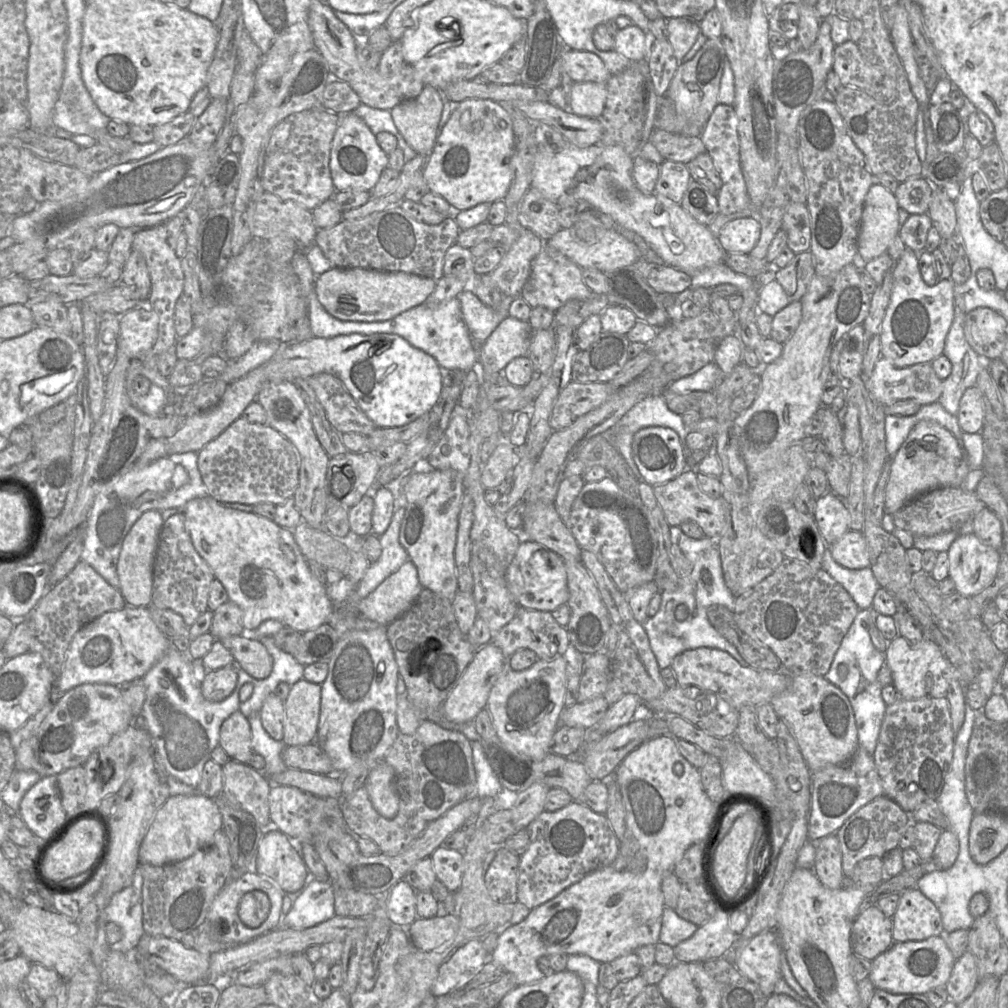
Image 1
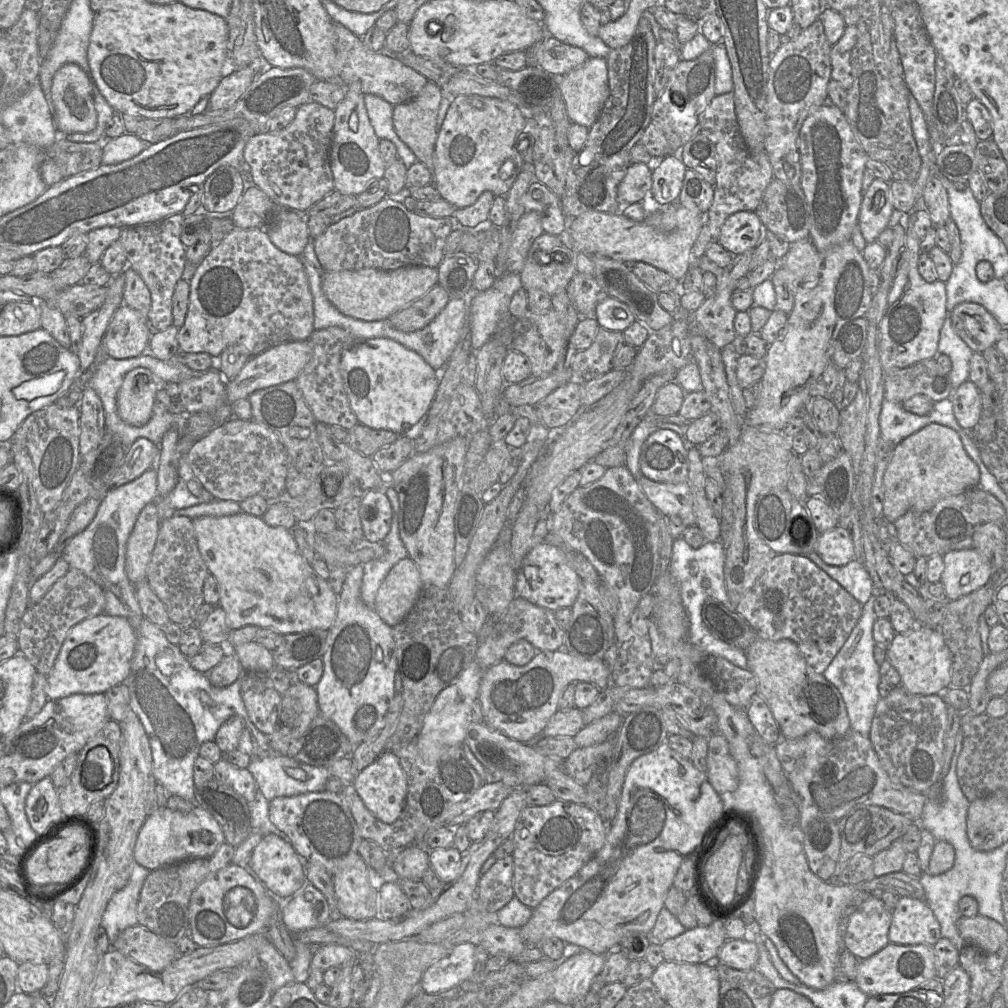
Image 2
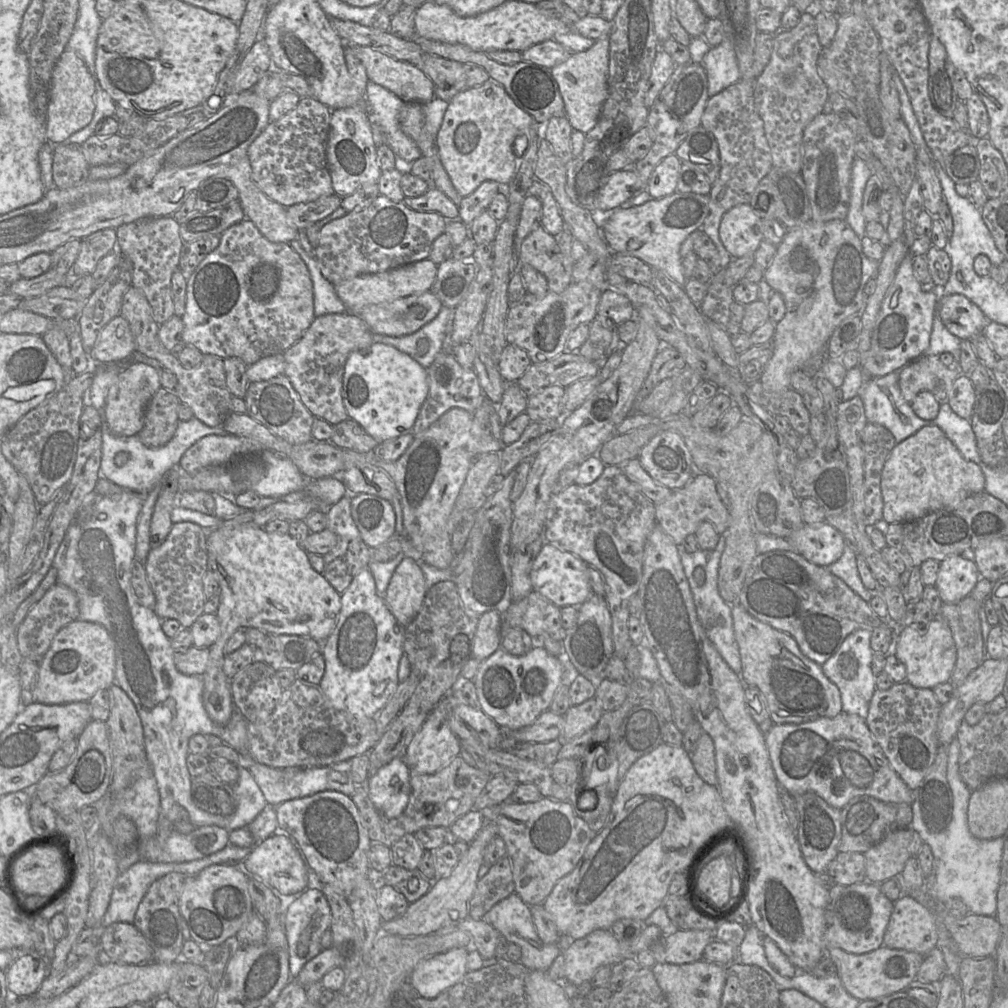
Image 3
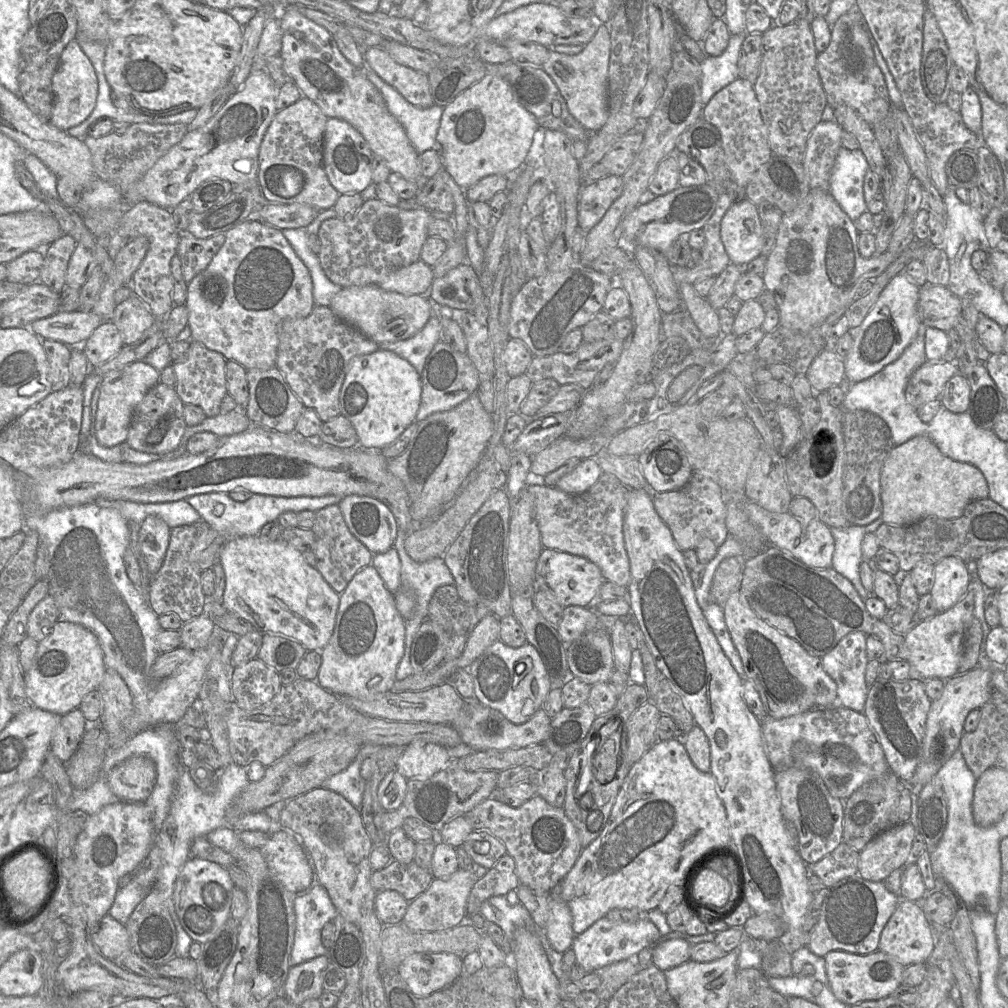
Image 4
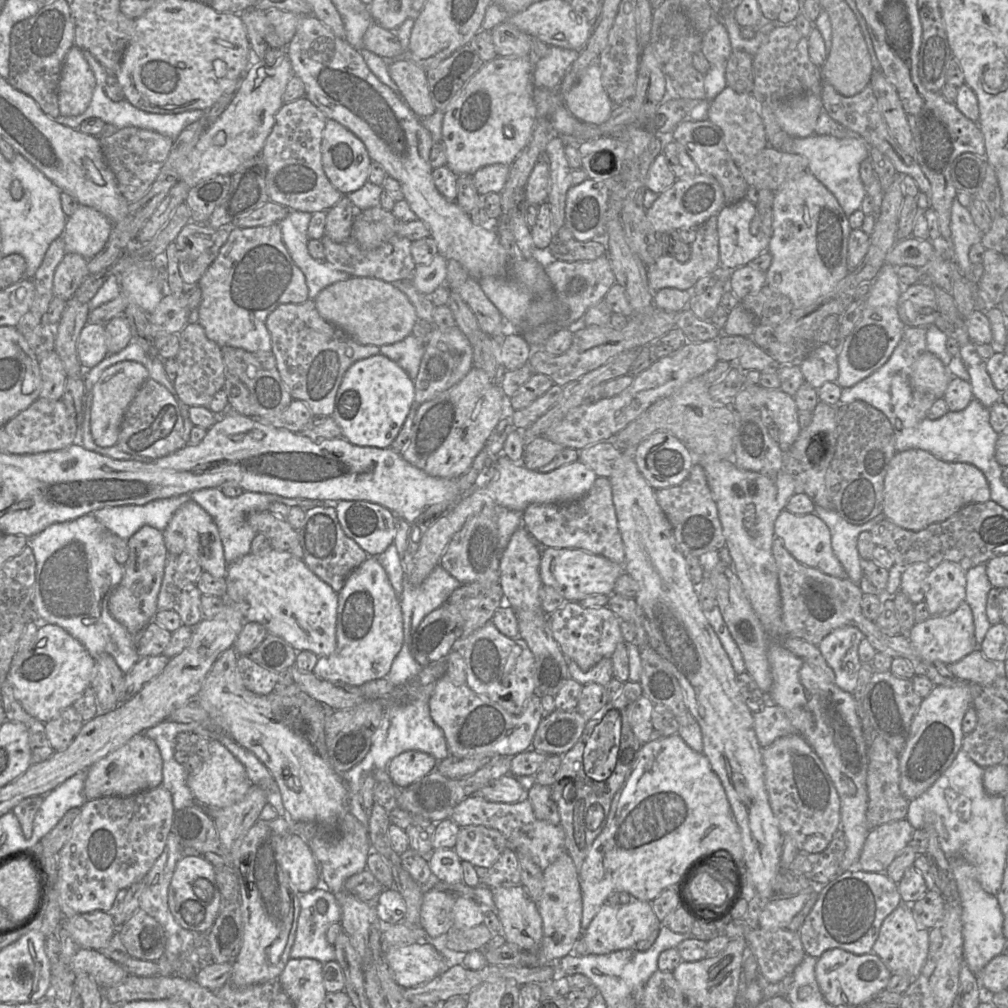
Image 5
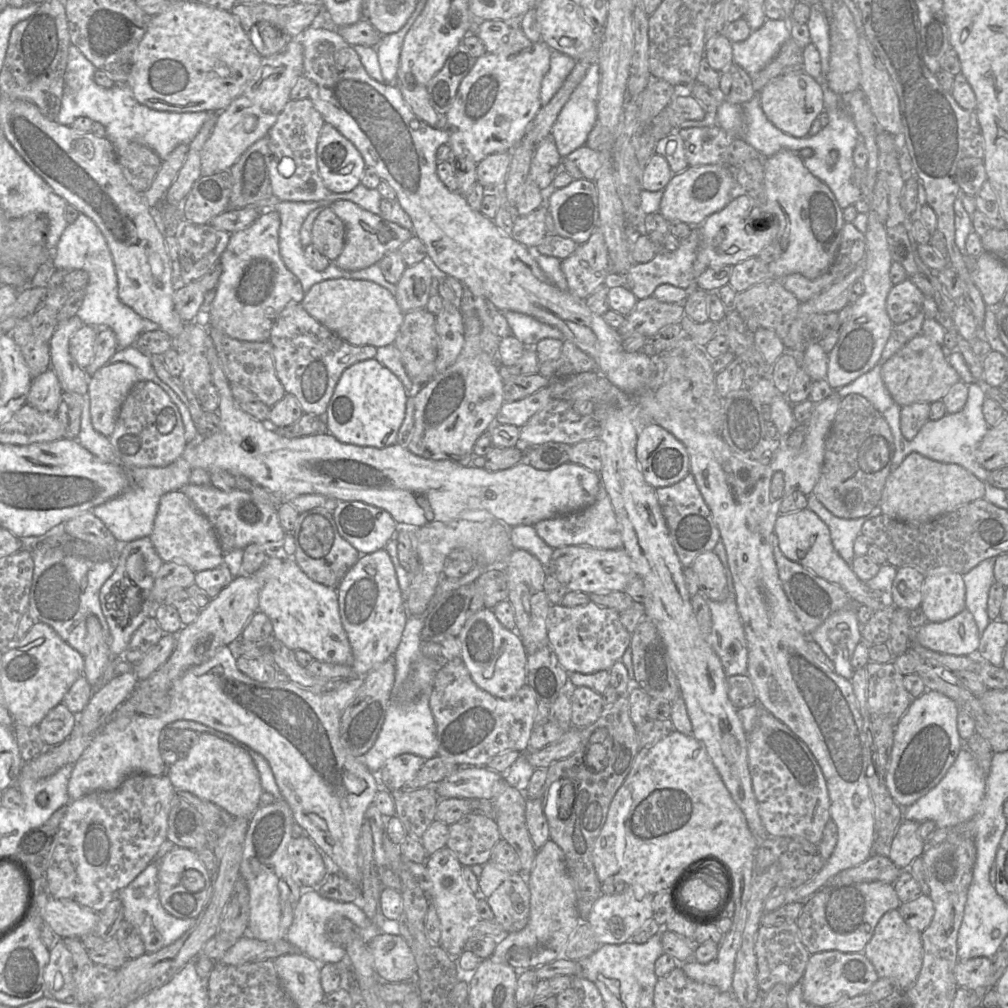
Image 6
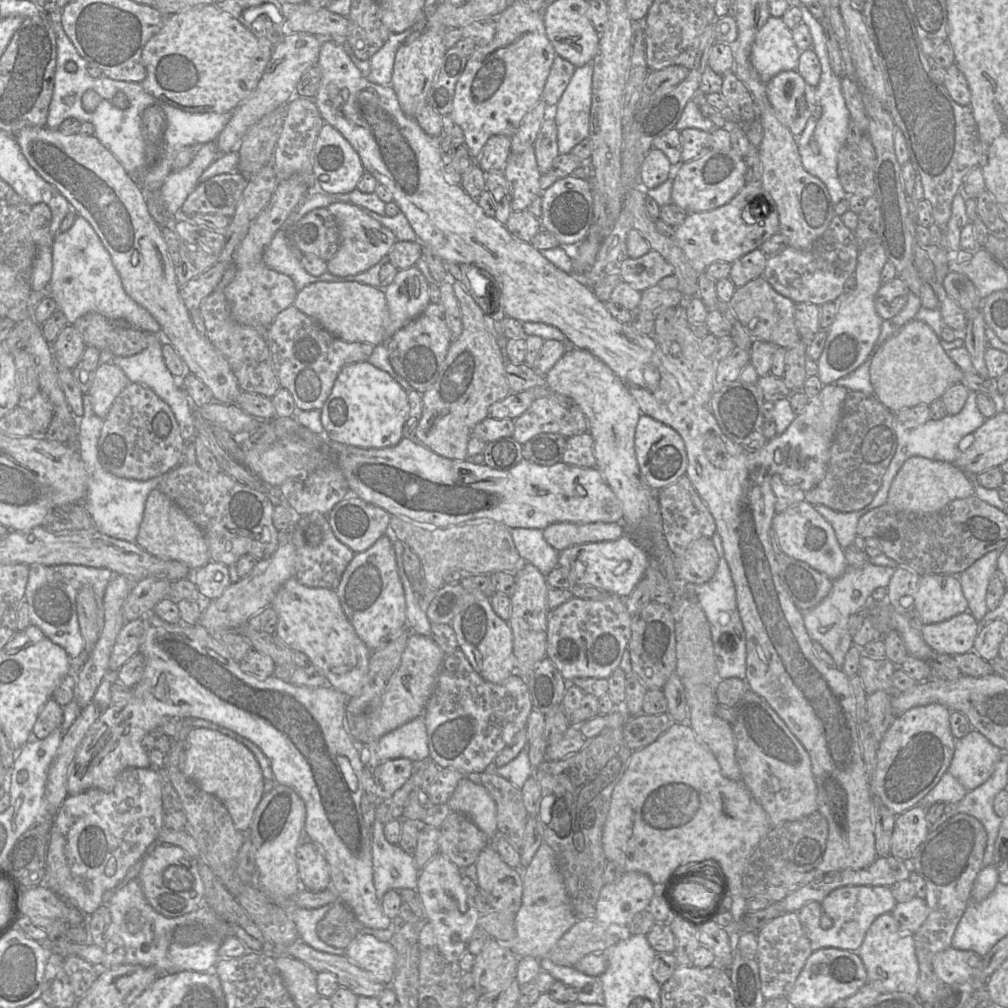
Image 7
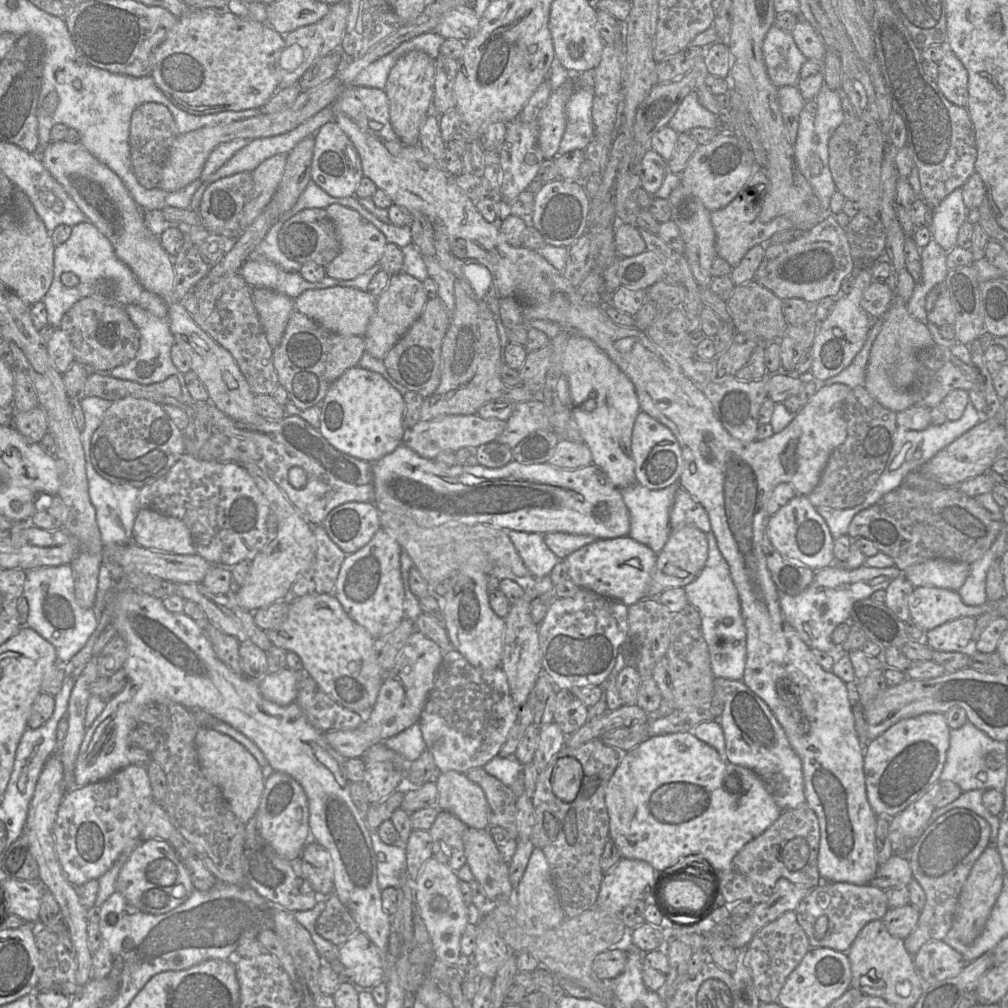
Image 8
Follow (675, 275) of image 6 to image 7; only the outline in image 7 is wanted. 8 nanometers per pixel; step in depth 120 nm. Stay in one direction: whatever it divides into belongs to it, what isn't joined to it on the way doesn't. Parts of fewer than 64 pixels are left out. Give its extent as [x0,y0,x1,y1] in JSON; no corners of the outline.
[619,250,674,293]

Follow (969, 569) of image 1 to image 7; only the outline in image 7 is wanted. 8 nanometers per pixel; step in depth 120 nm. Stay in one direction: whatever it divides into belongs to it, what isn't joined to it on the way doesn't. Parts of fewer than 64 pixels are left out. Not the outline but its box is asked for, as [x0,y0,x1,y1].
[914,575,968,625]

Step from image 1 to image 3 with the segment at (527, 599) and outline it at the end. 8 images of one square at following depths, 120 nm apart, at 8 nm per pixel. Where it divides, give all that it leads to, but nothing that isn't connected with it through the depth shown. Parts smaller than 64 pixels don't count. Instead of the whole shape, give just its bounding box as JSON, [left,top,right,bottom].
[530,542,593,608]

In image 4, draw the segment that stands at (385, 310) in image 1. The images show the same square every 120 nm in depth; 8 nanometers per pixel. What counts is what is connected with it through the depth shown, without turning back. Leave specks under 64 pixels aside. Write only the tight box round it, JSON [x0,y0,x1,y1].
[380,260,435,295]

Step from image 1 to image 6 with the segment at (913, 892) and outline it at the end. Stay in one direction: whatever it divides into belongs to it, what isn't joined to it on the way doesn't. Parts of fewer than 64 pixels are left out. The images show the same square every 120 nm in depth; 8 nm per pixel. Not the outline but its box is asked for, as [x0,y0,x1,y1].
[863,909,922,991]

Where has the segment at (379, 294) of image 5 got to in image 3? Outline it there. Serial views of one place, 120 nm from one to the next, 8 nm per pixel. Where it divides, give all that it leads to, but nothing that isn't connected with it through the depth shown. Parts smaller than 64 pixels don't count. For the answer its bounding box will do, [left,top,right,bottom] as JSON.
[357,290,442,336]

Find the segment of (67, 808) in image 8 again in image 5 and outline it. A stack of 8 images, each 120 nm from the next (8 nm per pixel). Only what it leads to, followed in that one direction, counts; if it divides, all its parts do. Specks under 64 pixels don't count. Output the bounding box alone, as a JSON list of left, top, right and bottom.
[54,784,174,917]

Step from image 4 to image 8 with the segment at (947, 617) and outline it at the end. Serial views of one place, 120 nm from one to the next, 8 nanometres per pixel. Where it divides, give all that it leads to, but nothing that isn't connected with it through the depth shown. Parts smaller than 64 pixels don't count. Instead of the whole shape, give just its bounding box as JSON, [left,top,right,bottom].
[923,617,976,652]

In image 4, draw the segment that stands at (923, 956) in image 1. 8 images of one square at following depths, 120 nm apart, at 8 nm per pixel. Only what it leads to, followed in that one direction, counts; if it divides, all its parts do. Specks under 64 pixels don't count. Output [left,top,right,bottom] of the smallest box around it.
[824,950,905,1005]

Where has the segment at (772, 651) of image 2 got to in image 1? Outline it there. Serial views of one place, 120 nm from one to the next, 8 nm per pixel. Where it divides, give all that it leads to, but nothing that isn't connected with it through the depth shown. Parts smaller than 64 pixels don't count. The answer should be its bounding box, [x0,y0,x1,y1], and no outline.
[770,673,859,773]

